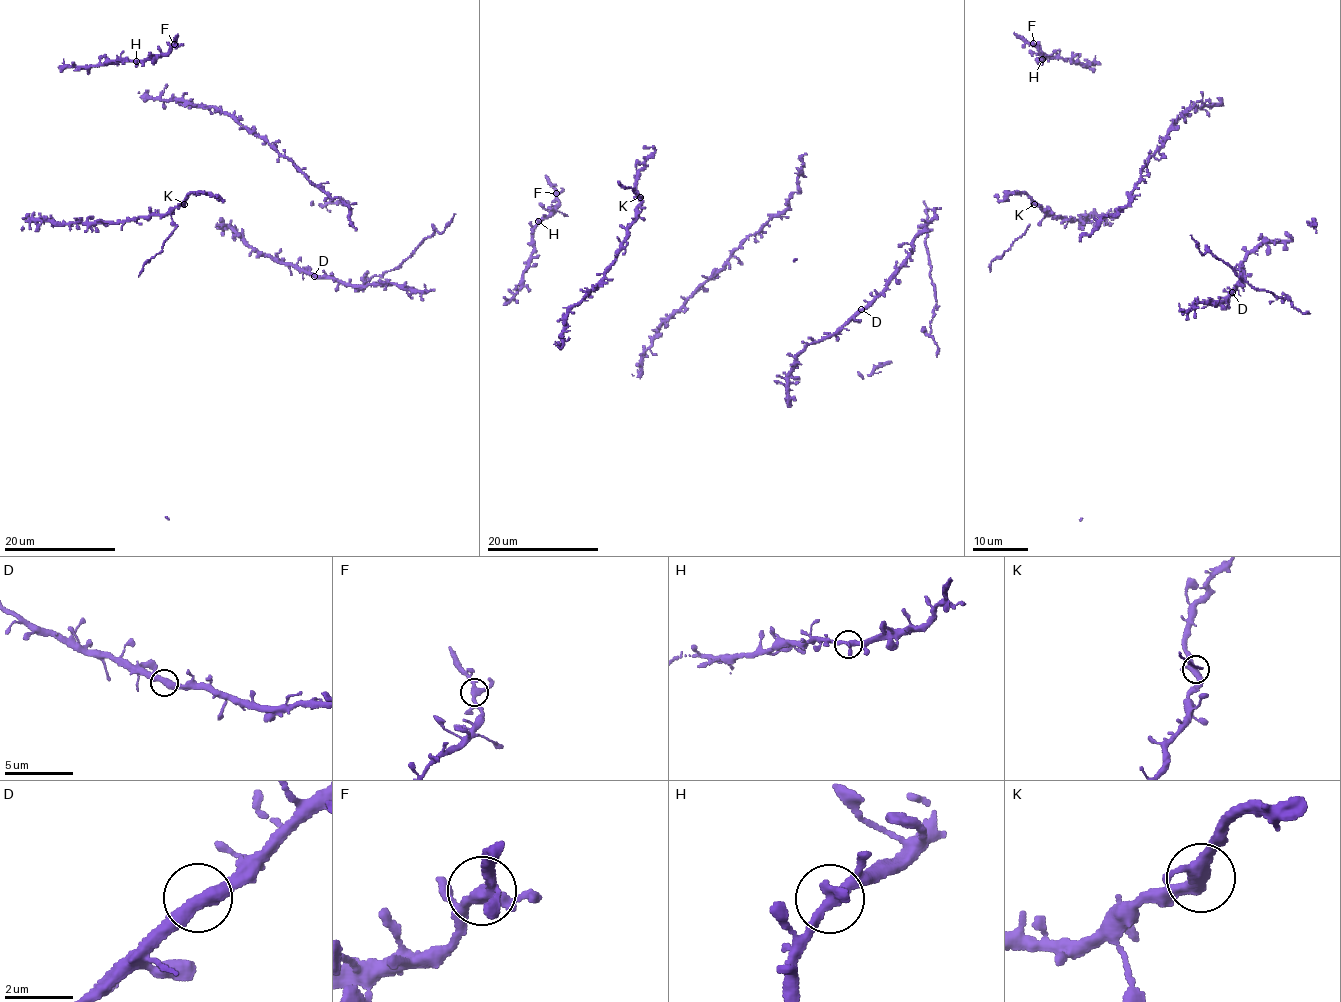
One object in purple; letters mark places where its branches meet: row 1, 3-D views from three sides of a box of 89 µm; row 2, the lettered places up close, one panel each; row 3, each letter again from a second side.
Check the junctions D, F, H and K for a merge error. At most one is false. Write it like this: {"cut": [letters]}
{"cut": []}

